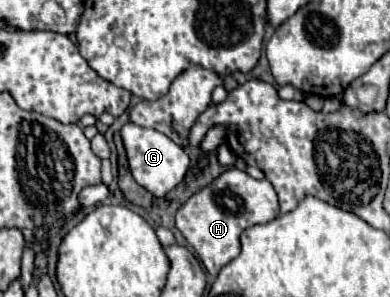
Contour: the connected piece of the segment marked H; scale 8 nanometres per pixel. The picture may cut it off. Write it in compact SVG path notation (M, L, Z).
M230 167L178 209L176 227L186 237L196 257L200 257L206 271L216 277L218 271L240 253L242 231L252 225L274 221L278 215L278 197L272 183L268 179L252 179L248 173Z

